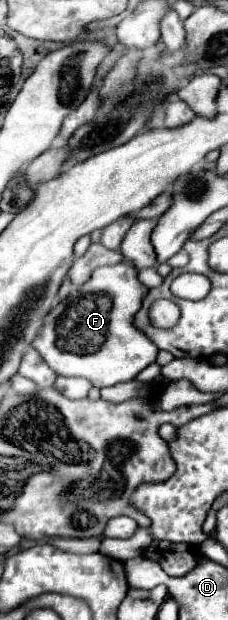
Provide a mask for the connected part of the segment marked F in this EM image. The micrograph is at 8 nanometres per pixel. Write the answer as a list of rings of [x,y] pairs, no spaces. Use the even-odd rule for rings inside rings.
[[[127,261],[95,269],[87,283],[75,287],[75,291],[69,295],[67,301],[59,301],[47,313],[47,319],[39,335],[33,339],[31,349],[35,347],[35,351],[45,359],[45,363],[59,377],[83,377],[91,381],[93,387],[99,387],[99,389],[135,379],[139,371],[155,363],[159,353],[155,343],[141,329],[135,327],[135,313],[141,309],[141,301],[149,293],[149,289],[137,279],[137,273],[139,271],[131,267],[131,263]]]

